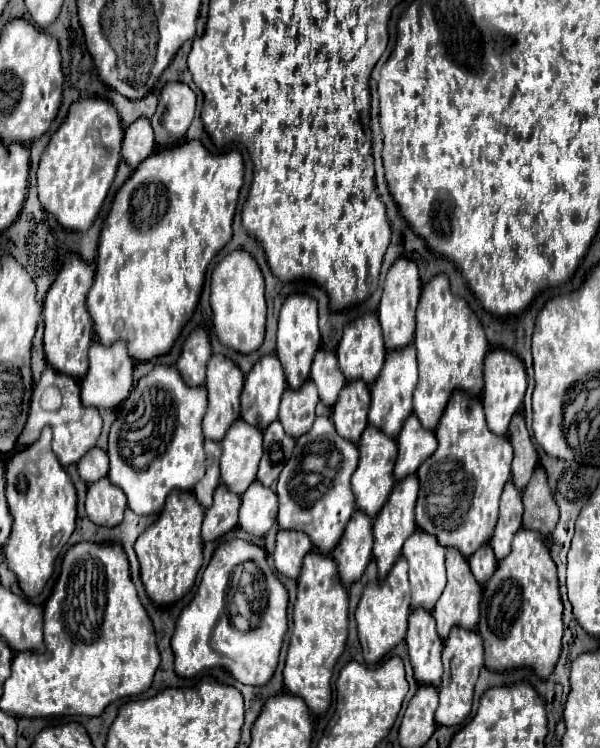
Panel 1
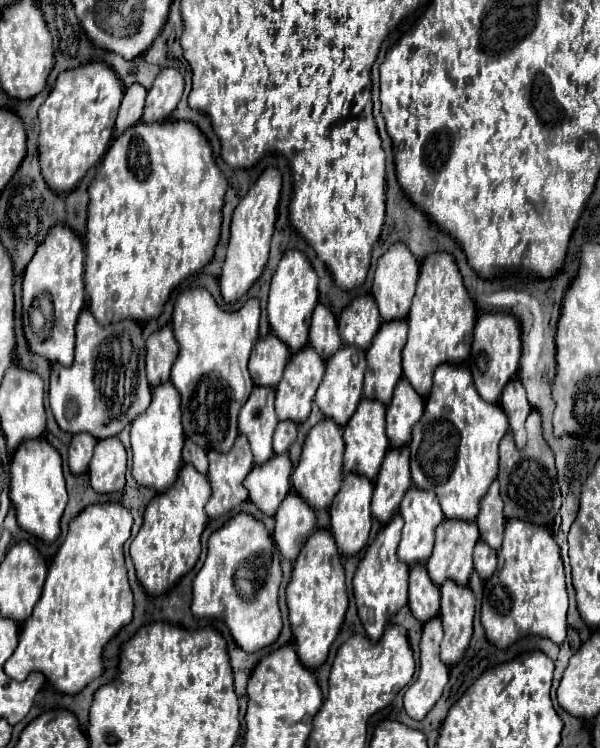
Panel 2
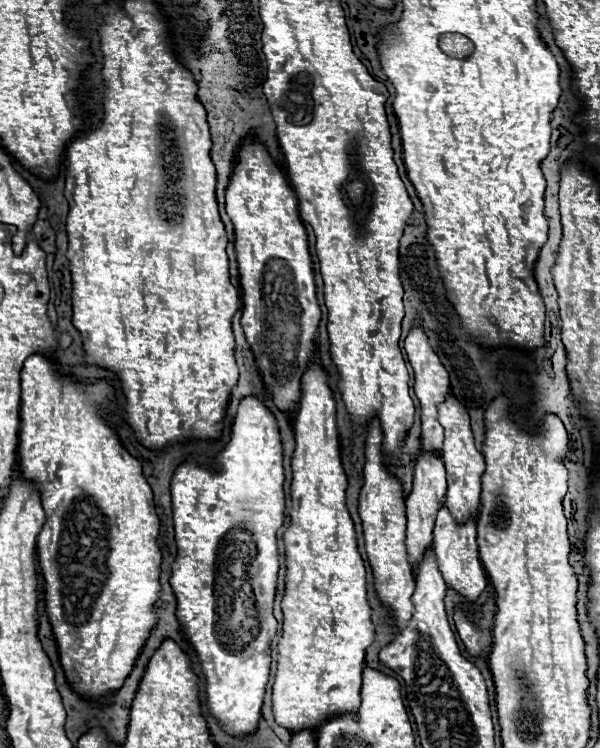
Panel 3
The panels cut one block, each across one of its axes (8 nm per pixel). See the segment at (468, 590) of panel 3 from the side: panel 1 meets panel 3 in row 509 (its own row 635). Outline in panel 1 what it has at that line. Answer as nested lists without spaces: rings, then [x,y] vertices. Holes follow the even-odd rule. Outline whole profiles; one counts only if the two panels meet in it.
[[[446,548],[446,572],[448,572],[448,584],[432,610],[440,638],[446,638],[452,626],[474,630],[478,624],[478,616],[480,616],[480,596],[482,596],[482,588],[472,576],[468,560],[456,548]]]

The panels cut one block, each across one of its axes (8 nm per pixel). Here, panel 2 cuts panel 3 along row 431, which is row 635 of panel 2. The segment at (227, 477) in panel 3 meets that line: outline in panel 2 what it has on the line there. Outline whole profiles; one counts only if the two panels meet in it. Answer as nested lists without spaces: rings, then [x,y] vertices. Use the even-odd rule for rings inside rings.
[[[240,512],[208,540],[206,562],[194,578],[192,614],[196,618],[210,616],[224,620],[236,644],[244,652],[256,652],[270,646],[282,630],[278,608],[280,580],[280,556],[274,540],[262,522],[246,512]]]

